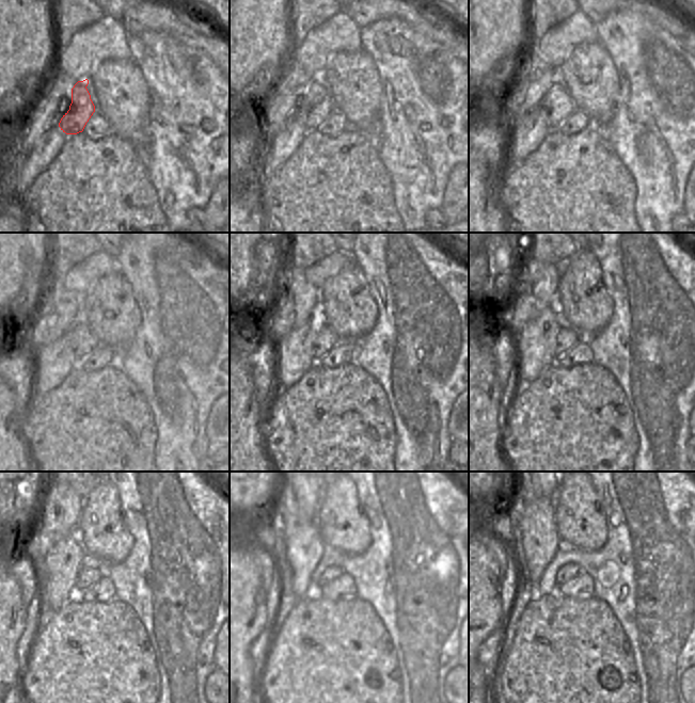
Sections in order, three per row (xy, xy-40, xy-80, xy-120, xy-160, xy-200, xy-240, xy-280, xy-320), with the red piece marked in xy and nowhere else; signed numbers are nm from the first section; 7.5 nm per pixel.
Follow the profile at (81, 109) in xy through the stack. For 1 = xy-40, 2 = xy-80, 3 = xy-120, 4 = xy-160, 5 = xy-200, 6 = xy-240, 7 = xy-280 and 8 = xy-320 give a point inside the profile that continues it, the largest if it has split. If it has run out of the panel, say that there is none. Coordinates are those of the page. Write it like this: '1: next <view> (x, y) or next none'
1: next xy-40 (318, 105)
2: next xy-80 (558, 104)
3: next xy-120 (84, 342)
4: next xy-160 (326, 339)
5: next xy-200 (566, 338)
6: next xy-240 (88, 577)
7: next xy-280 (331, 573)
8: next xy-320 (569, 571)

